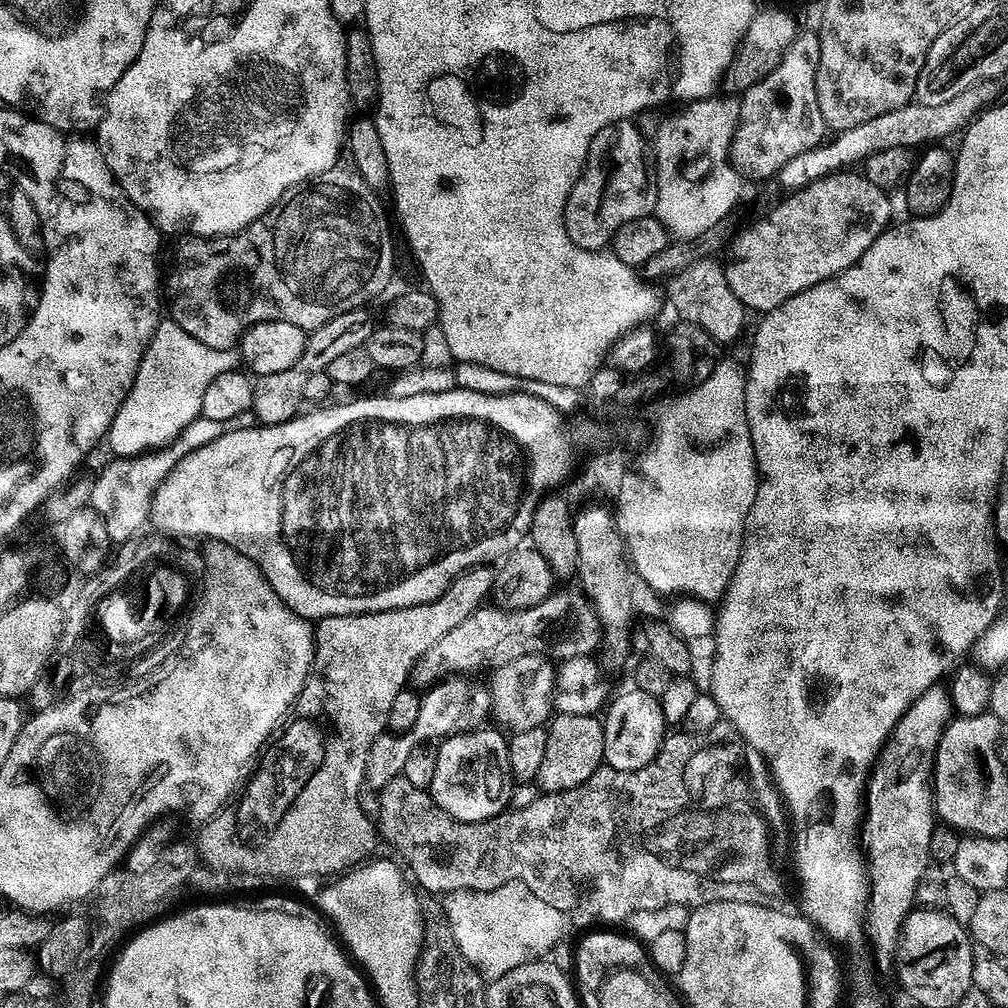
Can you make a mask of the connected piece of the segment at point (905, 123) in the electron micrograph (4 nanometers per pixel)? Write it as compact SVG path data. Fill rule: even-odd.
M992 82L978 84L975 88L958 94L958 98L950 98L950 102L942 102L942 106L926 106L909 102L898 110L890 110L886 114L878 114L878 118L870 118L870 122L862 122L858 126L850 126L850 130L836 132L833 140L825 139L818 146L798 154L798 158L790 158L790 162L782 166L778 181L780 180L782 187L788 188L786 190L797 190L805 188L815 180L822 179L823 176L831 176L833 172L851 169L867 160L870 154L878 150L886 150L890 146L902 146L912 150L915 149L915 144L944 142L951 132L959 133L967 128L997 99L996 86Z

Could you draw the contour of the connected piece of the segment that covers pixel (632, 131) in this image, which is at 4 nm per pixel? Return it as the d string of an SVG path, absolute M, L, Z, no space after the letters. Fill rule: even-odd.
M619 120L610 126L602 126L602 130L598 130L598 134L594 134L590 142L582 174L578 182L572 185L568 200L564 204L566 234L570 234L572 241L588 252L607 249L616 231L626 226L626 222L653 215L656 200L654 168L650 163L650 148L646 143L646 137L639 132L632 120Z

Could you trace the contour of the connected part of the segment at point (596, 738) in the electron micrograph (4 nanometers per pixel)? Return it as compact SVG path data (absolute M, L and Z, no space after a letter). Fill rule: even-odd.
M556 714L551 717L547 729L546 755L535 778L541 793L570 790L604 764L604 725L599 715Z

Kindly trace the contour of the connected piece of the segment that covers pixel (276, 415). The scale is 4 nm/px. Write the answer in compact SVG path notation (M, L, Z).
M367 307L355 308L346 314L338 314L338 318L330 318L321 328L311 329L304 341L304 353L290 370L278 370L278 374L266 374L254 383L252 413L261 425L285 424L301 411L300 404L305 403L304 387L306 378L315 372L323 372L338 358L338 354L346 354L346 350L363 348L368 343L374 327L372 316Z

